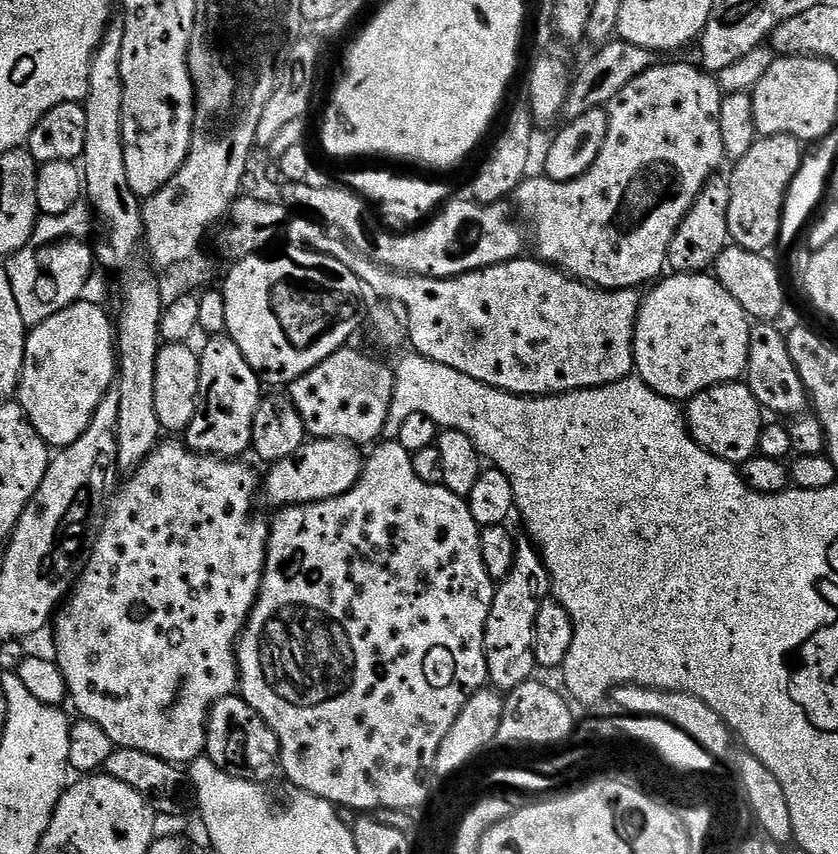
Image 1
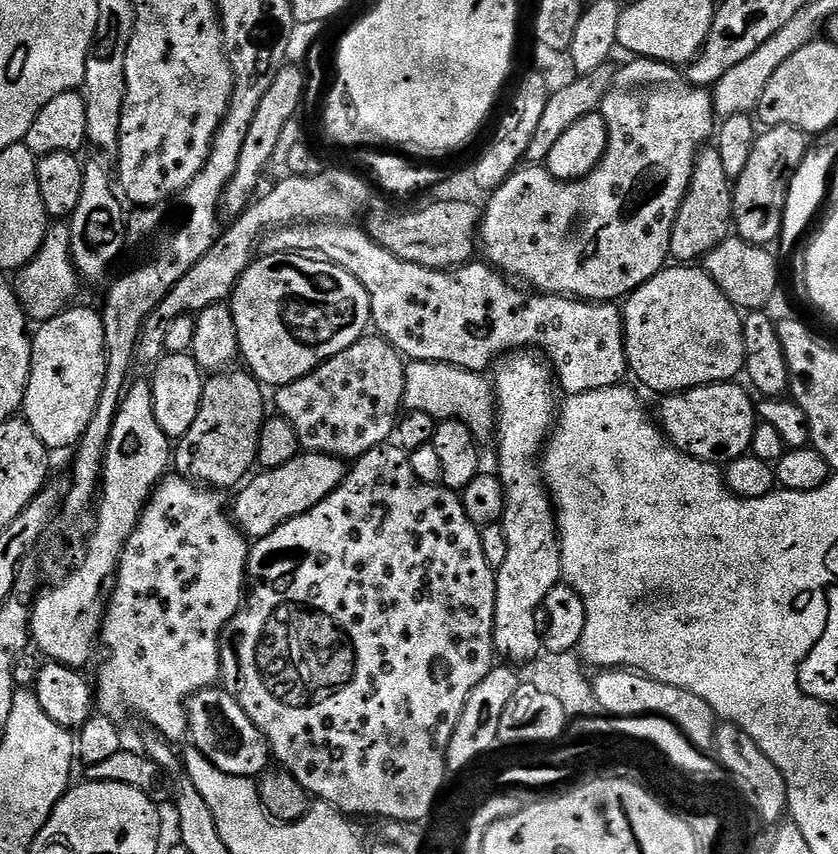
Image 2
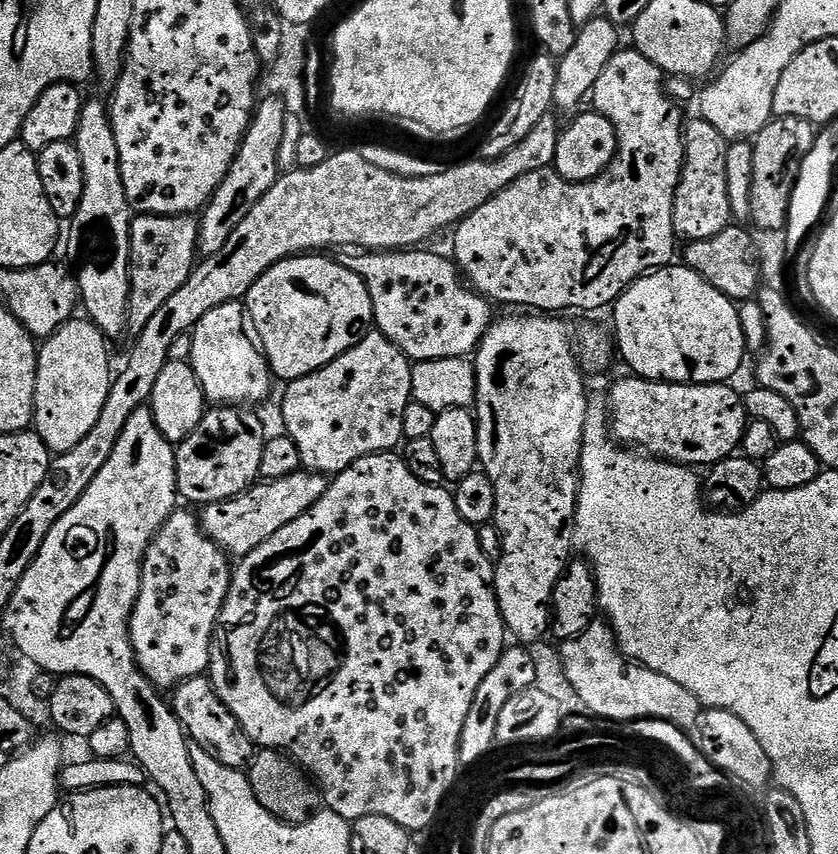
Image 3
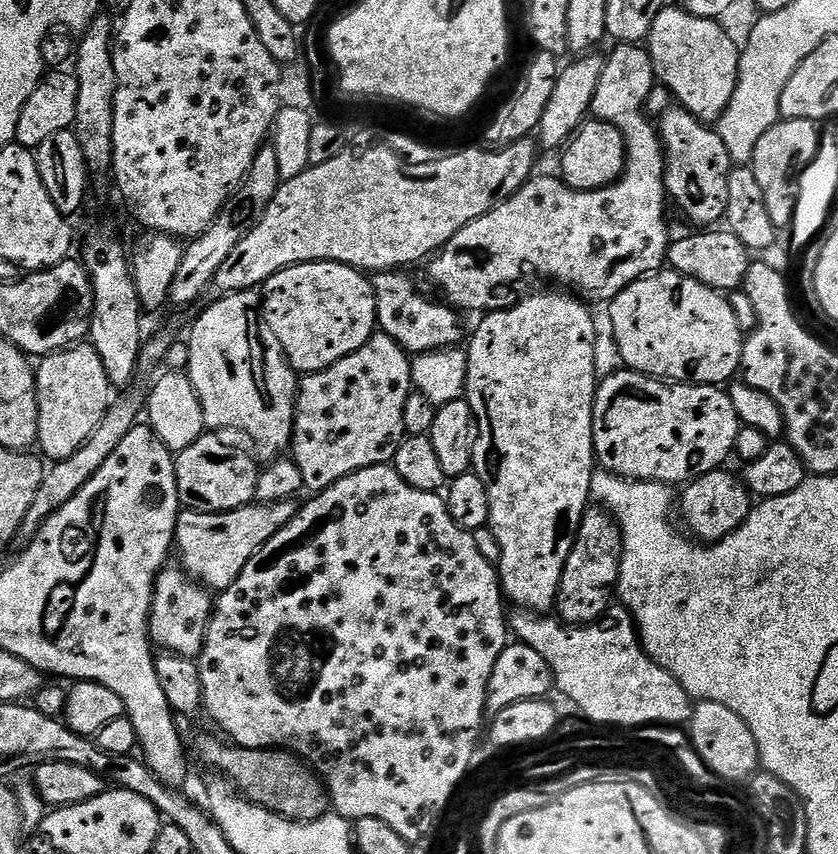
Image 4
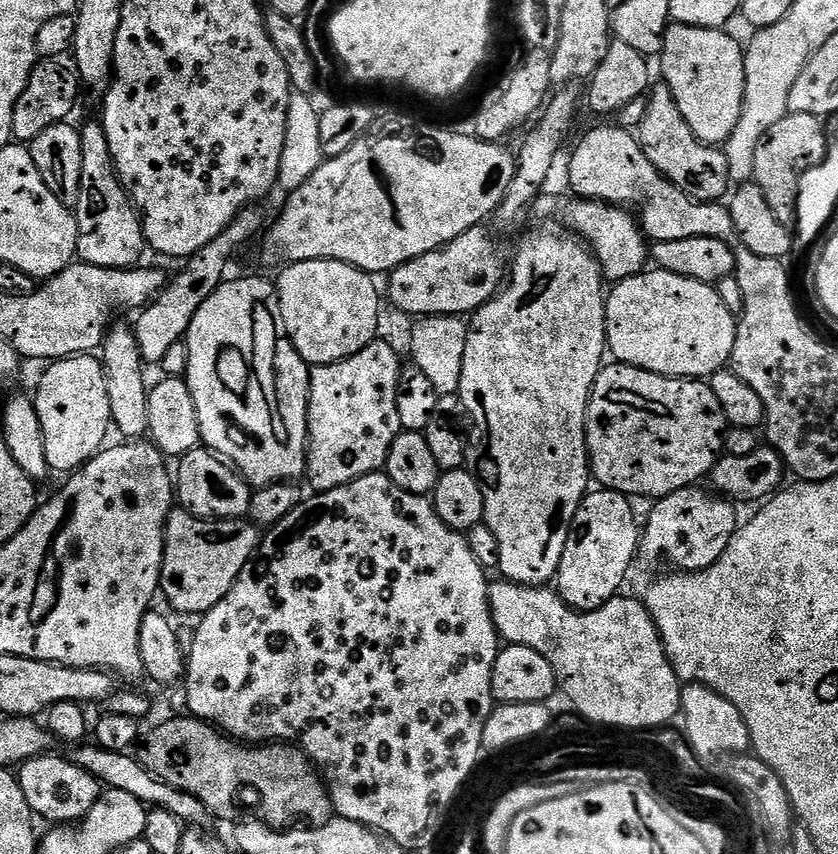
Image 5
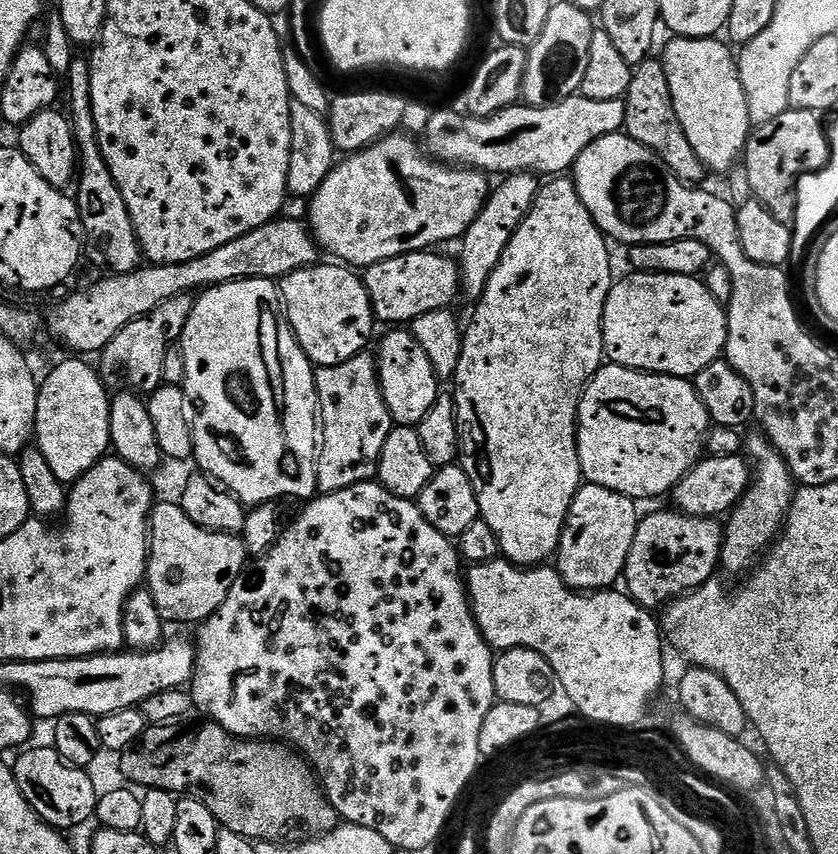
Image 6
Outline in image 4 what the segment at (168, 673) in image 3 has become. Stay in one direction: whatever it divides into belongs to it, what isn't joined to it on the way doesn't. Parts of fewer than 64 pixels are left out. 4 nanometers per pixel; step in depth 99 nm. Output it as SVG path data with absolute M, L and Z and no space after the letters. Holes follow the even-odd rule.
M165 566L156 577L156 589L152 595L152 612L148 616L148 634L157 649L173 652L176 656L199 657L204 649L204 639L208 633L208 624L212 621L214 596L203 584L197 582L184 571L183 567Z

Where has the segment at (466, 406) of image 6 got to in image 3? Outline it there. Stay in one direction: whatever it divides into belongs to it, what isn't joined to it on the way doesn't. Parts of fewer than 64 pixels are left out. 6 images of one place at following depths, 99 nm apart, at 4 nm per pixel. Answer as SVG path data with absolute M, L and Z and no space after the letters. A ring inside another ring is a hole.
M520 314L524 316L508 316L505 320L497 319L493 323L492 327L488 329L488 333L482 338L479 348L474 353L474 363L476 365L476 403L474 405L474 415L476 417L476 429L478 430L478 454L480 455L478 464L479 467L488 475L490 482L494 482L494 498L496 499L496 514L494 517L494 523L496 528L500 531L500 558L495 561L494 567L496 570L496 597L498 598L498 606L500 607L500 613L504 619L505 629L509 633L512 632L517 636L519 643L524 646L533 646L545 635L546 637L550 632L550 625L552 622L552 595L554 590L558 586L558 582L564 576L564 571L569 566L570 561L573 559L572 552L574 553L574 537L576 534L576 503L578 502L578 494L580 493L580 451L584 445L584 427L586 426L586 418L588 417L588 409L590 407L590 401L588 401L588 392L584 389L584 379L586 379L586 373L578 359L577 349L574 347L574 340L572 344L572 336L568 333L568 328L563 324L563 319L557 318L552 314Z

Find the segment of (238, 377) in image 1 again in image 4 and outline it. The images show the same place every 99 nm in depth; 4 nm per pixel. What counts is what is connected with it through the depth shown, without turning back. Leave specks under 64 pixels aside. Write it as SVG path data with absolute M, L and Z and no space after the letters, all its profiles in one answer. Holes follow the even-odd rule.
M208 430L198 438L198 442L194 442L194 446L186 446L186 450L175 457L178 494L185 509L193 512L229 512L256 500L256 483L260 477L258 460L249 449L248 453L236 445L239 440L242 440L242 436L236 430Z

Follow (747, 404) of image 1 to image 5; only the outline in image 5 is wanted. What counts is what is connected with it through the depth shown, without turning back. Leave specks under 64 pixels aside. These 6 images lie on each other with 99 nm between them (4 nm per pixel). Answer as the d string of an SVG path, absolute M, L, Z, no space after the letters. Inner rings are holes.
M619 362L609 363L601 367L598 378L592 387L592 397L588 403L588 417L586 418L586 438L588 439L588 462L590 465L590 476L593 481L597 480L600 488L609 488L611 492L622 492L629 498L636 496L652 496L659 498L669 496L683 488L693 487L697 482L709 475L712 467L722 455L724 447L724 433L726 421L722 414L722 406L718 406L718 398L714 398L714 390L711 383L700 378L673 378L671 376L659 376L653 372L647 372L641 368L635 368L629 364Z

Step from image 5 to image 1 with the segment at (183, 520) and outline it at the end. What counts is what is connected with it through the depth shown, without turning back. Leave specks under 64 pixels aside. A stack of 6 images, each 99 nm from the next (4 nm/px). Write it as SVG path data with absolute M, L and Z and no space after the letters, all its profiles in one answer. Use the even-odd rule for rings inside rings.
M309 439L290 458L282 458L271 465L268 477L262 480L262 496L273 504L273 509L290 508L294 504L313 504L315 500L329 500L346 494L358 482L360 471L364 469L365 457L360 456L361 449L345 440Z

